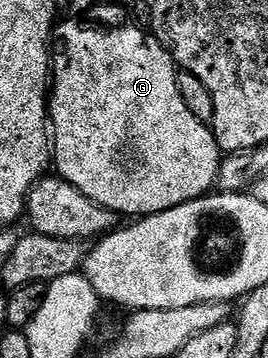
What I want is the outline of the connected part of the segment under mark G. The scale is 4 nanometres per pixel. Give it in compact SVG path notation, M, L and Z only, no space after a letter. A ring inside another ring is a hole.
M61 22L54 31L54 42L50 48L50 151L54 156L54 167L57 167L59 178L74 185L86 197L98 205L115 211L117 216L132 215L143 217L162 213L166 209L174 209L183 203L189 203L209 194L217 186L220 178L220 160L222 152L216 143L216 134L211 126L203 123L194 113L190 113L190 105L182 101L182 93L176 80L178 68L172 54L156 40L156 36L140 27L87 27L84 23Z

